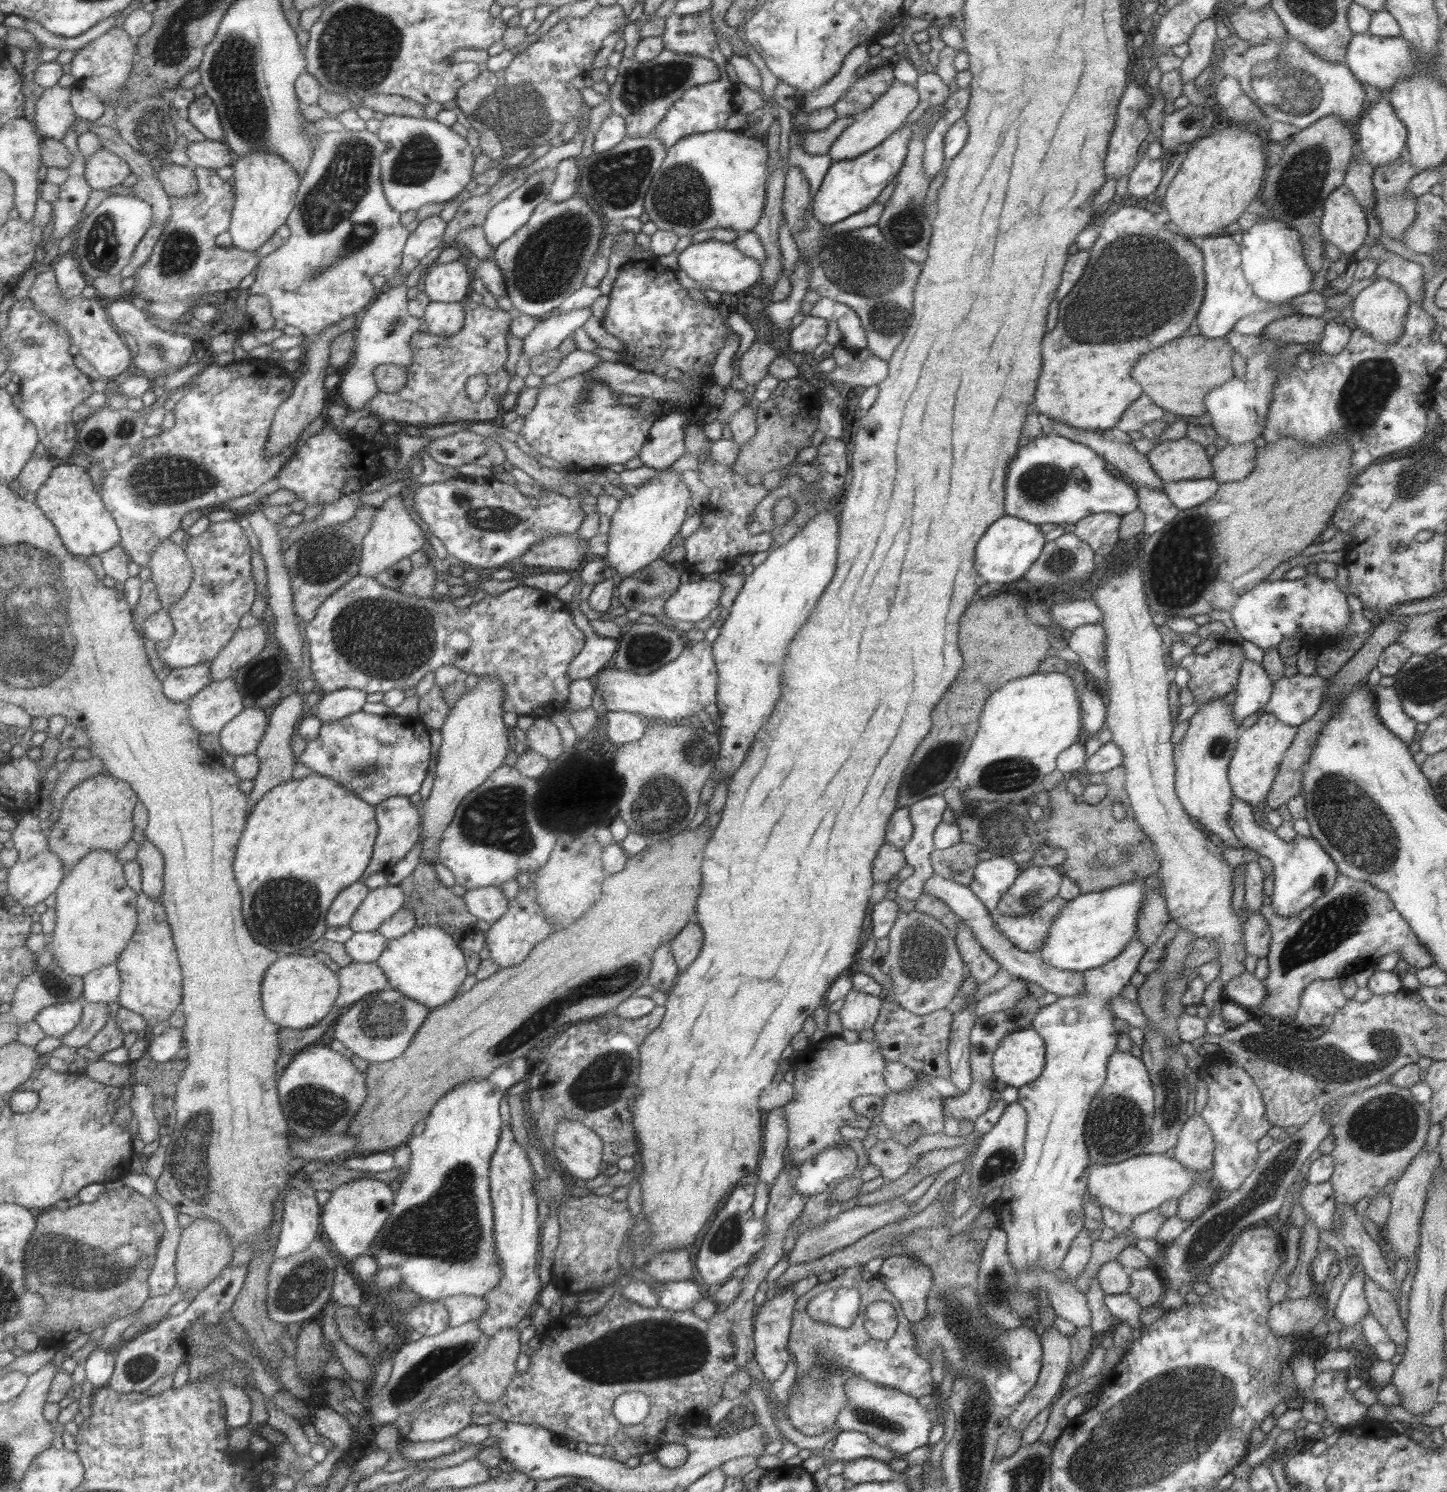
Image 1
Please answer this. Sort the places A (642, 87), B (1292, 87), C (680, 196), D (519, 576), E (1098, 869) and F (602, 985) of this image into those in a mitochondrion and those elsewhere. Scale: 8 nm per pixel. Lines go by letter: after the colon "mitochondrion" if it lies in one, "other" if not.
A: mitochondrion
B: mitochondrion
C: mitochondrion
D: other
E: mitochondrion
F: mitochondrion

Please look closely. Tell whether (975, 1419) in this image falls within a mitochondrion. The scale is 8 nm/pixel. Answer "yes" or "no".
yes

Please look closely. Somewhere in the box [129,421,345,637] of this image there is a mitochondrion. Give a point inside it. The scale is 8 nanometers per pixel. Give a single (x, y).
(211, 586)

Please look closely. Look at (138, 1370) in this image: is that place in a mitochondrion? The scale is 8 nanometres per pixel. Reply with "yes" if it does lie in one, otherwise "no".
yes

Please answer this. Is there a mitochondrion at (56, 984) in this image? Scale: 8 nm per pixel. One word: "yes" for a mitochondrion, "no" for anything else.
yes

